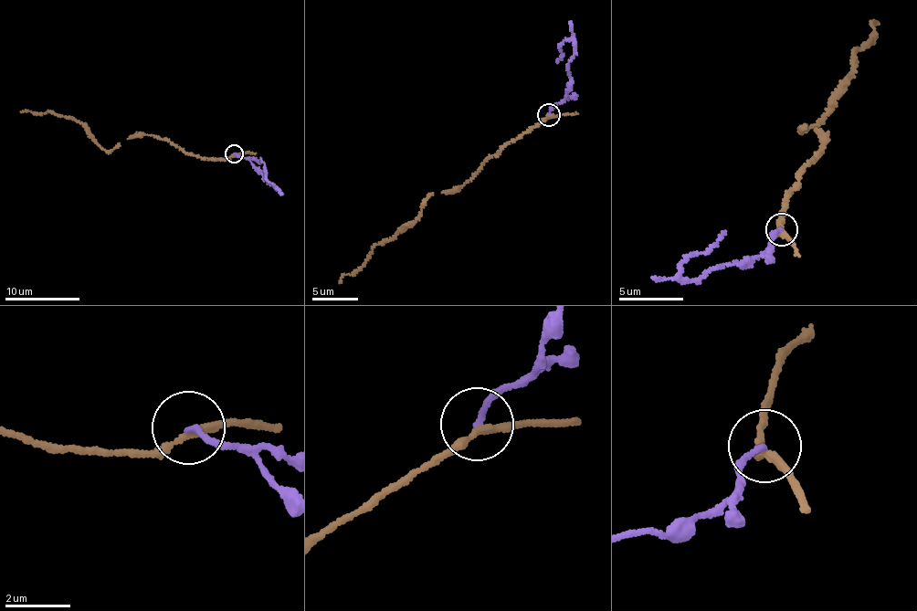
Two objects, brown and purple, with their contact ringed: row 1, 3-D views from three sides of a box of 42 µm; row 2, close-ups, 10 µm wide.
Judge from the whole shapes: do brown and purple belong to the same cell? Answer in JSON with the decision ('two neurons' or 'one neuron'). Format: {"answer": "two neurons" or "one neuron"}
{"answer": "two neurons"}

